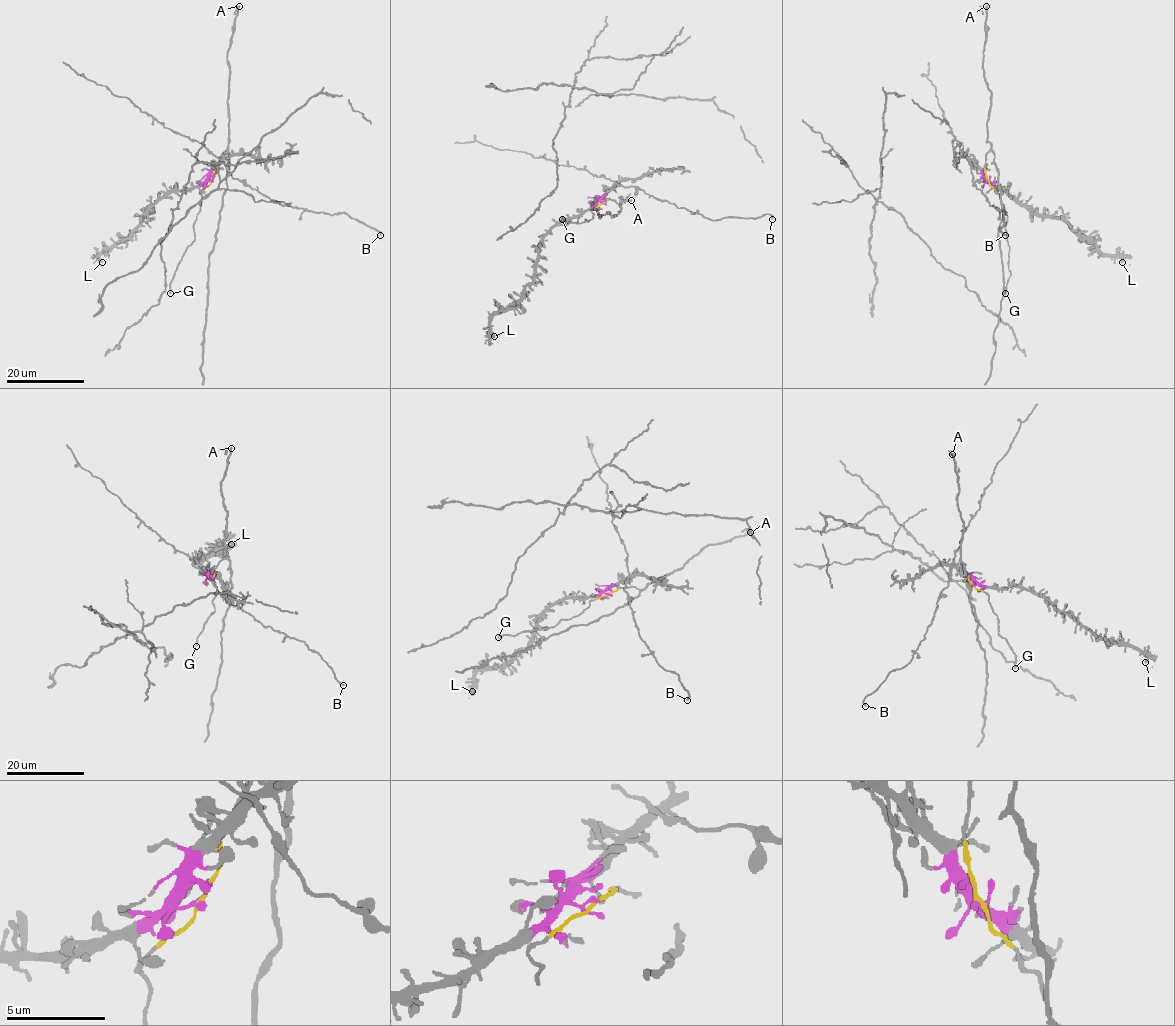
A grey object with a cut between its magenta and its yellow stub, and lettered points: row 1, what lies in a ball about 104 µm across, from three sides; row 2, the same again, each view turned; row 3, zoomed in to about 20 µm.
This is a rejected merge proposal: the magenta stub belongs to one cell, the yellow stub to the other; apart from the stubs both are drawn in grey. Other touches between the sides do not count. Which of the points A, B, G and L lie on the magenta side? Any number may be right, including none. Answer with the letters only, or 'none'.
B, L

